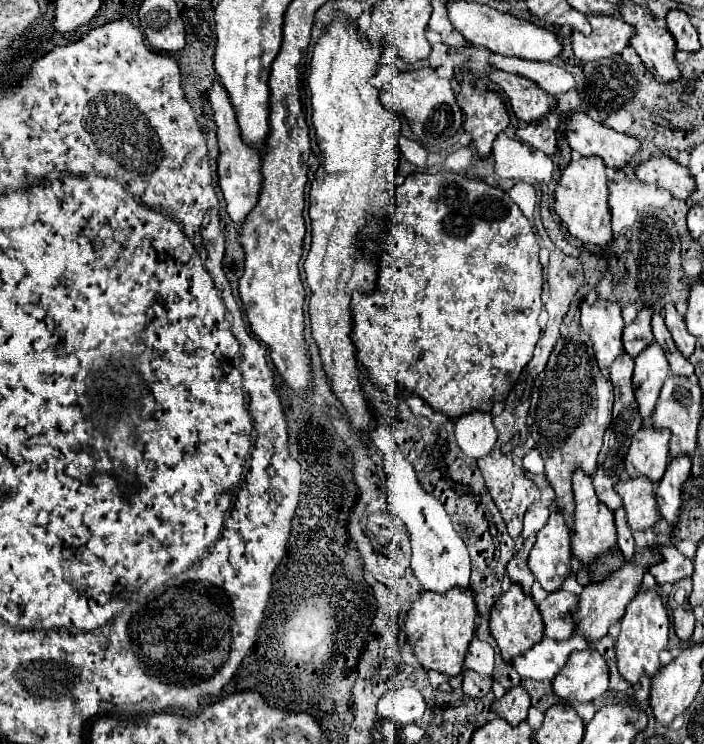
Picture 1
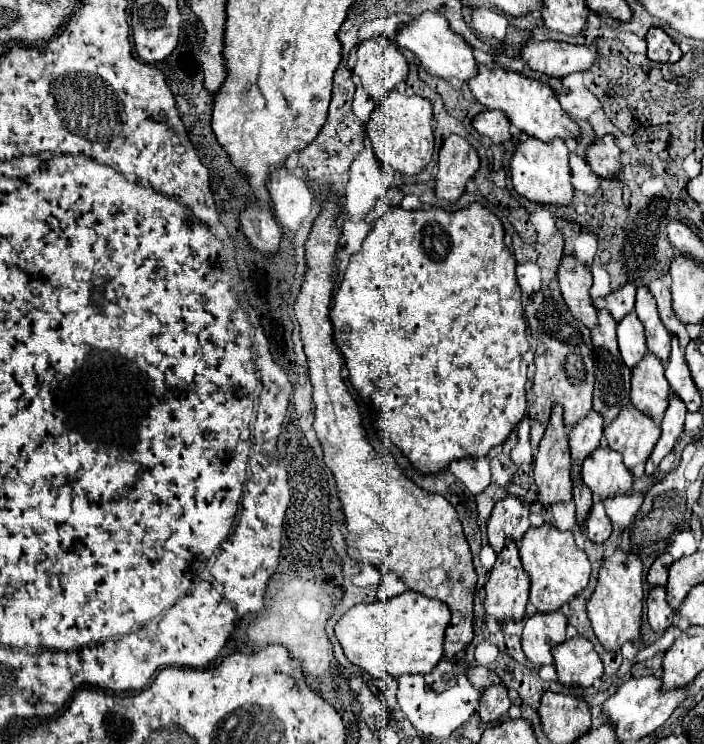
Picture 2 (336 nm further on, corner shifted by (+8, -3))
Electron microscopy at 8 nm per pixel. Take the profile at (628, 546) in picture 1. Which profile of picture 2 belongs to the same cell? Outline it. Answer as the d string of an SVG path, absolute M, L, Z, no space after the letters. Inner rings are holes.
M594 502L592 504L592 510L586 518L586 536L588 540L596 542L596 544L602 544L612 532L612 524L610 524L610 518L606 516L604 512L604 504L602 502Z

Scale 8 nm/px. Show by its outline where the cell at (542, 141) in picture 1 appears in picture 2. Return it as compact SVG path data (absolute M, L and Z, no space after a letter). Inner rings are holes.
M484 110L472 118L472 126L478 134L488 136L494 144L510 140L510 122L500 110Z

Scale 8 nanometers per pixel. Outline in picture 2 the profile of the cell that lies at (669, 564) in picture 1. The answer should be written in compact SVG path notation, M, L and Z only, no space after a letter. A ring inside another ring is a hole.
M668 552L660 554L654 560L654 564L650 566L650 570L648 570L648 576L646 576L648 584L652 584L652 586L664 586L666 580L668 580L668 568L670 568L672 562L674 562L674 558Z

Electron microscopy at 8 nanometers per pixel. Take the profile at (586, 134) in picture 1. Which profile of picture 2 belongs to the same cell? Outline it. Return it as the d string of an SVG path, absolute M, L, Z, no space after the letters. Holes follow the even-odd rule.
M478 64L476 78L470 78L466 86L476 102L486 106L488 110L502 110L508 116L508 120L528 136L546 142L552 138L578 138L580 134L576 122L562 110L554 90L538 80L510 72L500 64L496 64L494 70L490 70L486 64Z

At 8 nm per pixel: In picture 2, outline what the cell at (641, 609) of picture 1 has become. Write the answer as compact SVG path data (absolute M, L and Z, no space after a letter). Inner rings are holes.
M616 548L612 556L604 558L598 572L598 586L586 604L588 618L592 622L594 634L606 650L620 650L624 642L632 642L640 636L642 620L642 562L636 554L626 554Z

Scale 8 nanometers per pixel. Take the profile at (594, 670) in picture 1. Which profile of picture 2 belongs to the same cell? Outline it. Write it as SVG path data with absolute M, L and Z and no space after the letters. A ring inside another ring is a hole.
M574 636L564 640L562 644L552 648L554 666L558 672L558 680L562 684L578 684L578 686L592 686L604 672L602 660L594 650L592 642L582 636Z

